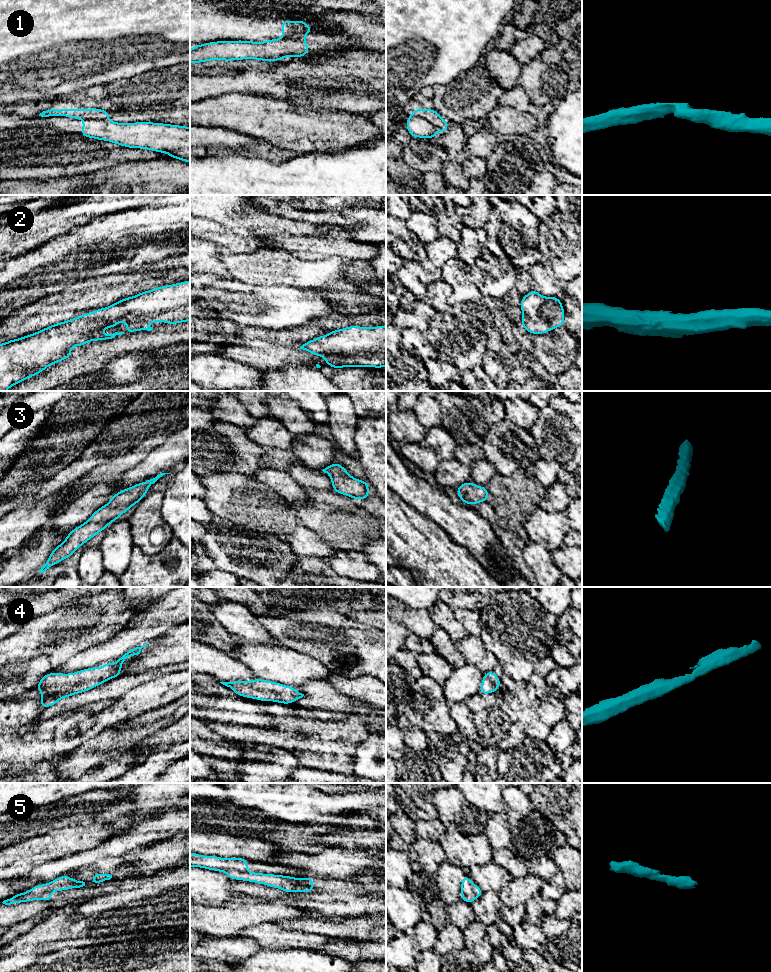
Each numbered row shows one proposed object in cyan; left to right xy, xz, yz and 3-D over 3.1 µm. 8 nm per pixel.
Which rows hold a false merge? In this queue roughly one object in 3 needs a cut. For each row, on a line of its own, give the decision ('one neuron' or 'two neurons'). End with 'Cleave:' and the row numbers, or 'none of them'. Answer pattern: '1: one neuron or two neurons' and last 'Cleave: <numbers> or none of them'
1: two neurons
2: one neuron
3: one neuron
4: one neuron
5: one neuron
Cleave: 1

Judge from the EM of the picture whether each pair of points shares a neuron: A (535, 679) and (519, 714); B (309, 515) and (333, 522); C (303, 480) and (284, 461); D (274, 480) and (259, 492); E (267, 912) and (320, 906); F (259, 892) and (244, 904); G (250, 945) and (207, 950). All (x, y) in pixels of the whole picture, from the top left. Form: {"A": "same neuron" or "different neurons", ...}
{"A": "same neuron", "B": "same neuron", "C": "different neurons", "D": "different neurons", "E": "different neurons", "F": "different neurons", "G": "same neuron"}

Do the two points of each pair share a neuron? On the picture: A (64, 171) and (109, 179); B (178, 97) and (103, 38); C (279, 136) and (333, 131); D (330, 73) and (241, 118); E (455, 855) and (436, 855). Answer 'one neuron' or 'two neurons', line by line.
A: two neurons
B: two neurons
C: one neuron
D: two neurons
E: two neurons

